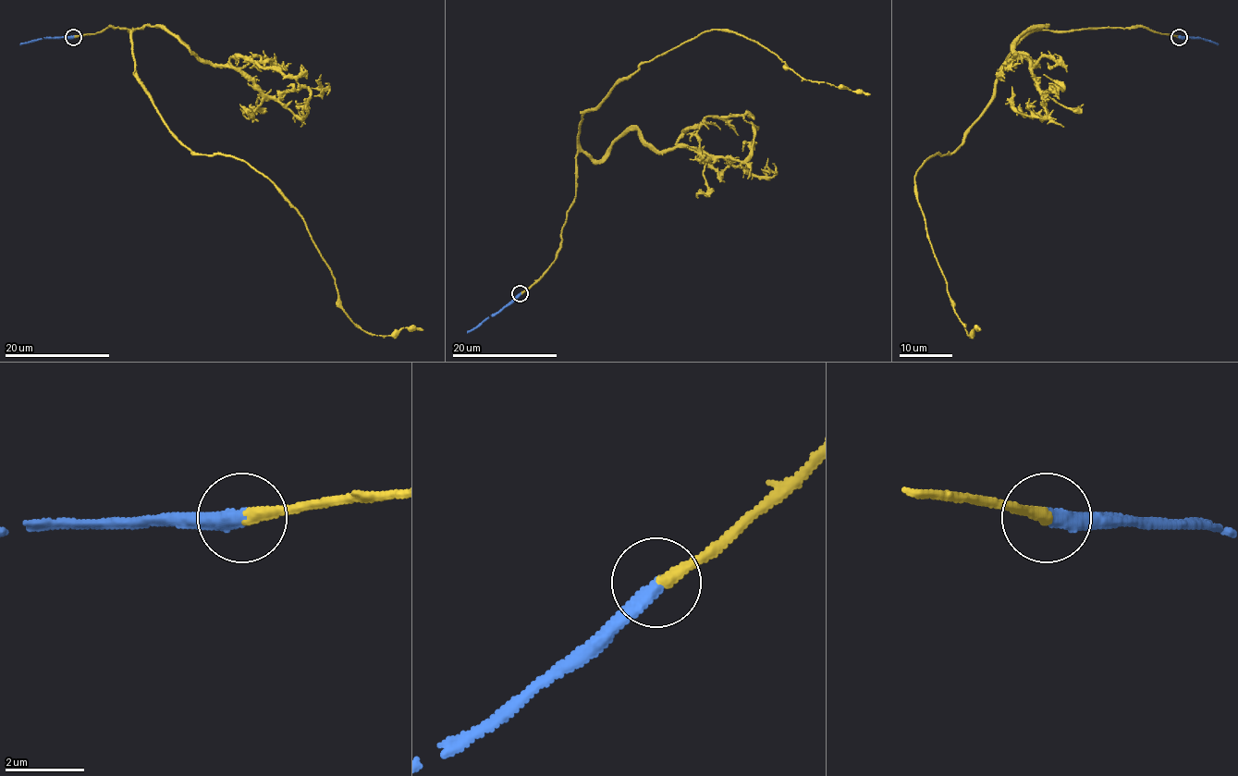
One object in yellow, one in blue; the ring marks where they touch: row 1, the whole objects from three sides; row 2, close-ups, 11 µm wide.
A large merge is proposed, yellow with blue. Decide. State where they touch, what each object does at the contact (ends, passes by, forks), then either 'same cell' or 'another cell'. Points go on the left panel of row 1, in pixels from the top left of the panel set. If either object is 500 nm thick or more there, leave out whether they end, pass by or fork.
place (73, 37); yellow ends; blue ends; same cell

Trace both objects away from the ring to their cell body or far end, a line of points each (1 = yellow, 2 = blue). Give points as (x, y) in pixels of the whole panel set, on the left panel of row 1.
1: (72, 38), (130, 31), (170, 131), (265, 177), (348, 317), (373, 335), (423, 329)
2: (72, 36), (34, 39), (19, 44)

